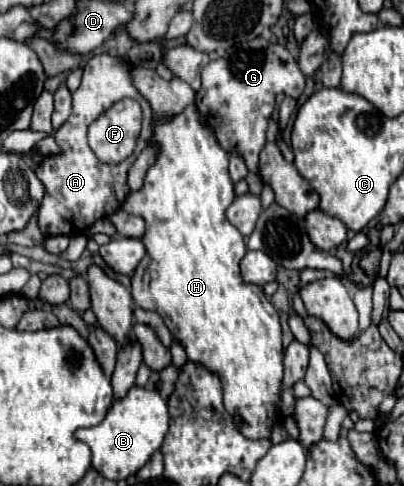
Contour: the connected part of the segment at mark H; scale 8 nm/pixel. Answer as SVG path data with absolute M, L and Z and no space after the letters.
M188 105L182 113L172 115L170 119L162 119L162 117L154 117L152 123L152 135L148 139L150 145L158 147L158 157L154 161L154 165L150 165L146 177L144 177L144 185L138 191L138 211L136 215L142 217L146 221L146 231L142 235L142 243L146 247L146 255L144 259L138 263L134 277L132 277L132 297L134 303L142 309L148 311L156 311L164 323L168 325L172 337L176 341L180 341L180 345L186 349L188 359L194 363L202 363L204 367L208 367L210 371L220 375L222 387L224 387L224 407L226 411L234 417L236 427L242 431L242 435L246 435L248 439L262 439L262 437L270 437L272 425L276 421L276 409L280 405L280 381L282 381L282 329L280 329L280 321L278 321L278 313L272 307L272 303L264 297L264 291L258 289L256 285L248 285L244 283L244 279L240 277L240 261L246 255L246 245L244 245L244 237L242 233L226 219L226 209L228 205L236 199L234 195L234 183L230 179L228 173L228 153L218 145L212 129L202 121L196 105Z

